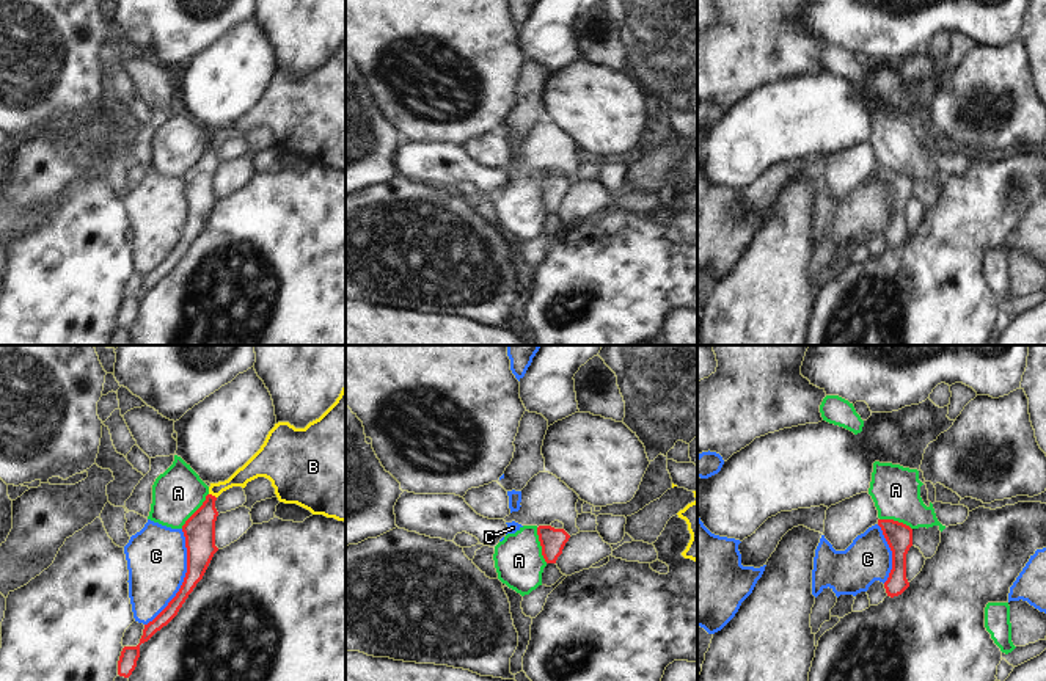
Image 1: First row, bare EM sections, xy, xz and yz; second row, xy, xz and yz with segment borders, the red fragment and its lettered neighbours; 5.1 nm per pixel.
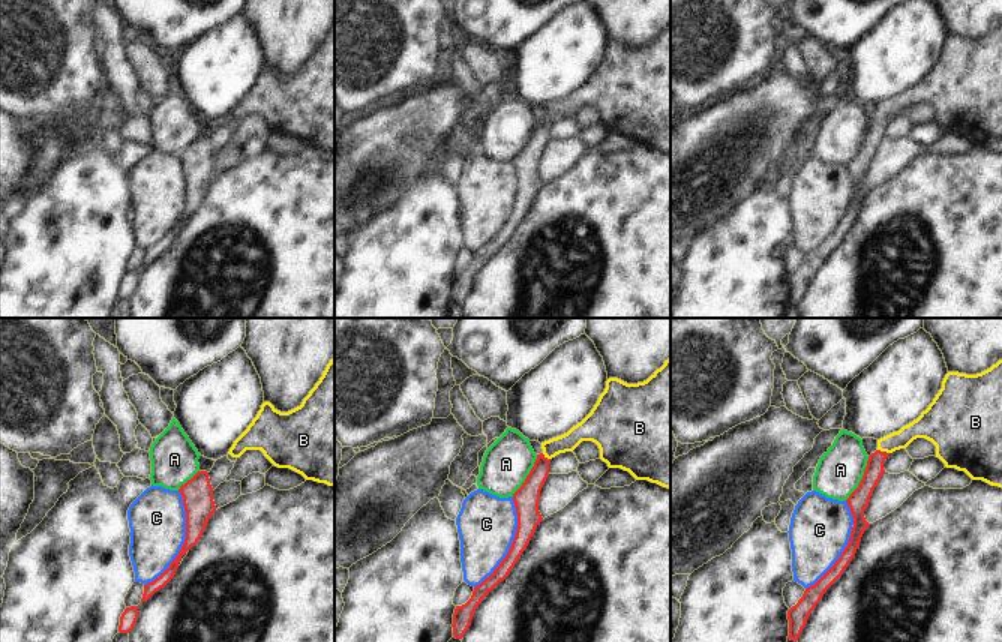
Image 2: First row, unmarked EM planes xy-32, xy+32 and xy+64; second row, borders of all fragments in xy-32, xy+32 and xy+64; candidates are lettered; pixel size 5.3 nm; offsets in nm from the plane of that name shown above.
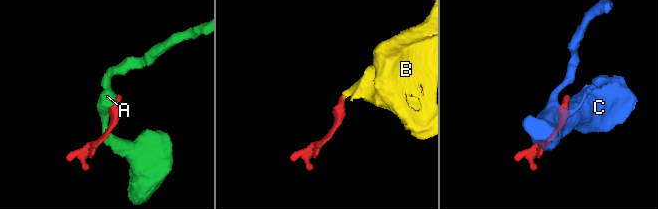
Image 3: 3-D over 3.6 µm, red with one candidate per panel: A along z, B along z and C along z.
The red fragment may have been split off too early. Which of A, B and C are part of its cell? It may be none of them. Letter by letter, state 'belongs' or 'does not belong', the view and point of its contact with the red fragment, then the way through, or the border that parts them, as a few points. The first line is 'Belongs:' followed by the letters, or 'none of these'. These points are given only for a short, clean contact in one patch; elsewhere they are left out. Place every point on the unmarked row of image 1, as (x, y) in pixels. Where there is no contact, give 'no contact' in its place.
Belongs: B
A: does not belong; meets red in xz at (541, 193); border along xz (536, 176), (541, 203), (547, 211)
B: belongs; meets red in xy at (211, 143); runs through xy (200, 178), (208, 162), (211, 143), (252, 118)
C: does not belong; meets red in xy at (184, 226)

